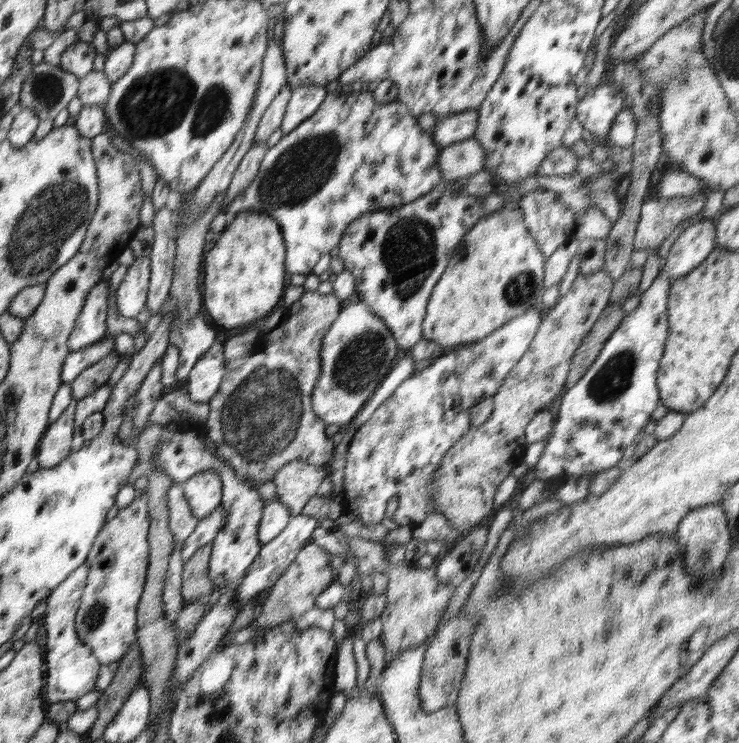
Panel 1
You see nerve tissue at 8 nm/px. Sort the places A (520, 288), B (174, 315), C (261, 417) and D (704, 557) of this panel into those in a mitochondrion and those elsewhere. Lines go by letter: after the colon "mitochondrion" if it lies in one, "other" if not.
A: mitochondrion
B: other
C: mitochondrion
D: mitochondrion

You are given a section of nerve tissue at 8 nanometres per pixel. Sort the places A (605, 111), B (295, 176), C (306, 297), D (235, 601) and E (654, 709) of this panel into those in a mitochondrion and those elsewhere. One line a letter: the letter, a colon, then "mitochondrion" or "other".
A: other
B: mitochondrion
C: other
D: other
E: other

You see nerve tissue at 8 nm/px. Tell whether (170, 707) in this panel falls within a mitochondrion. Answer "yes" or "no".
no

